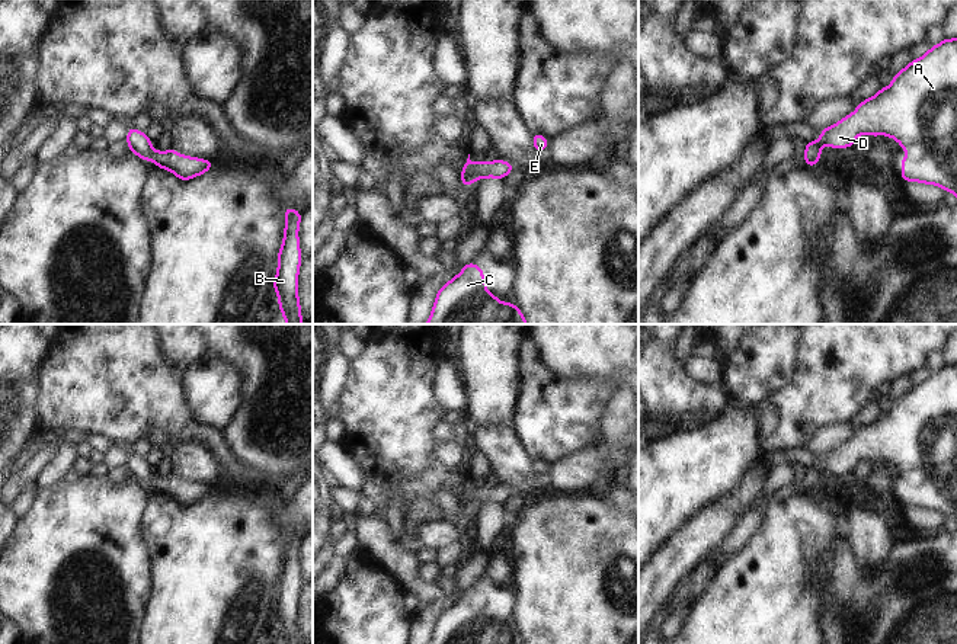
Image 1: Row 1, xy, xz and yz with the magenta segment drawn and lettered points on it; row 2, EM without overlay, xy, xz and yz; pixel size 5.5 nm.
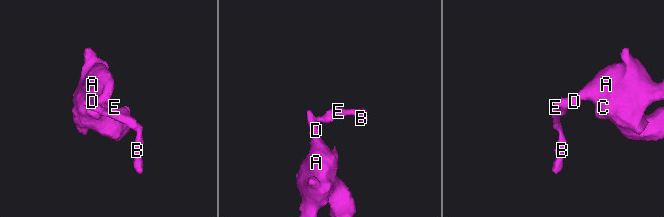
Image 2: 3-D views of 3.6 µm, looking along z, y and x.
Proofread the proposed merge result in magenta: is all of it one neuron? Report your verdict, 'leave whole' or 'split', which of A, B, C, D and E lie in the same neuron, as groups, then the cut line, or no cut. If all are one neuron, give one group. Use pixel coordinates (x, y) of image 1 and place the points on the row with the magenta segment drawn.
leave whole; A B C D E; no cut

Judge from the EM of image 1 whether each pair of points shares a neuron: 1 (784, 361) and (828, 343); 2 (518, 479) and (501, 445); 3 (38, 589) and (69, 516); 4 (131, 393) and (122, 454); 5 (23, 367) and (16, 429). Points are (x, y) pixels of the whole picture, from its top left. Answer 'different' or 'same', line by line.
1: different
2: same
3: same
4: different
5: same

